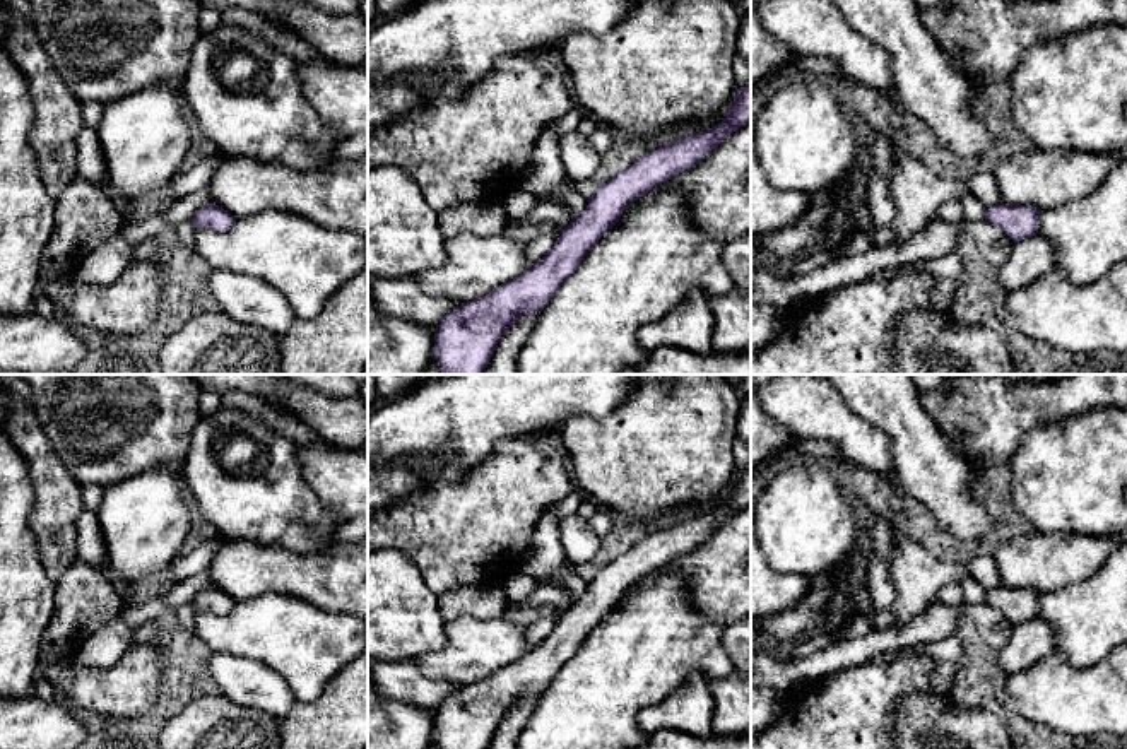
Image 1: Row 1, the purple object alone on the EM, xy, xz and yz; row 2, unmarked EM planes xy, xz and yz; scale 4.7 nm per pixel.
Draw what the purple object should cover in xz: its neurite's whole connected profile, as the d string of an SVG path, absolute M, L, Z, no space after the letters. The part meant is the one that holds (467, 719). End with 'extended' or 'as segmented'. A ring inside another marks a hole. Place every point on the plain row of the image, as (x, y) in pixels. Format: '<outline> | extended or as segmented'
M751 467L737 472L734 486L723 496L727 501L715 511L693 515L652 534L604 566L587 583L587 592L563 612L546 640L522 660L445 698L434 711L438 749L487 749L501 718L520 699L540 696L549 687L633 585L701 546L725 520L751 504Z | as segmented

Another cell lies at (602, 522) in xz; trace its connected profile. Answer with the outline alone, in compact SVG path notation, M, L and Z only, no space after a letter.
M600 510L592 520L592 528L600 535L607 535L614 527L616 516L605 510Z

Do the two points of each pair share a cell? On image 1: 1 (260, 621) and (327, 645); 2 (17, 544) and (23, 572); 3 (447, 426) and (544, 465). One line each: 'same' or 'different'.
1: same
2: same
3: different

